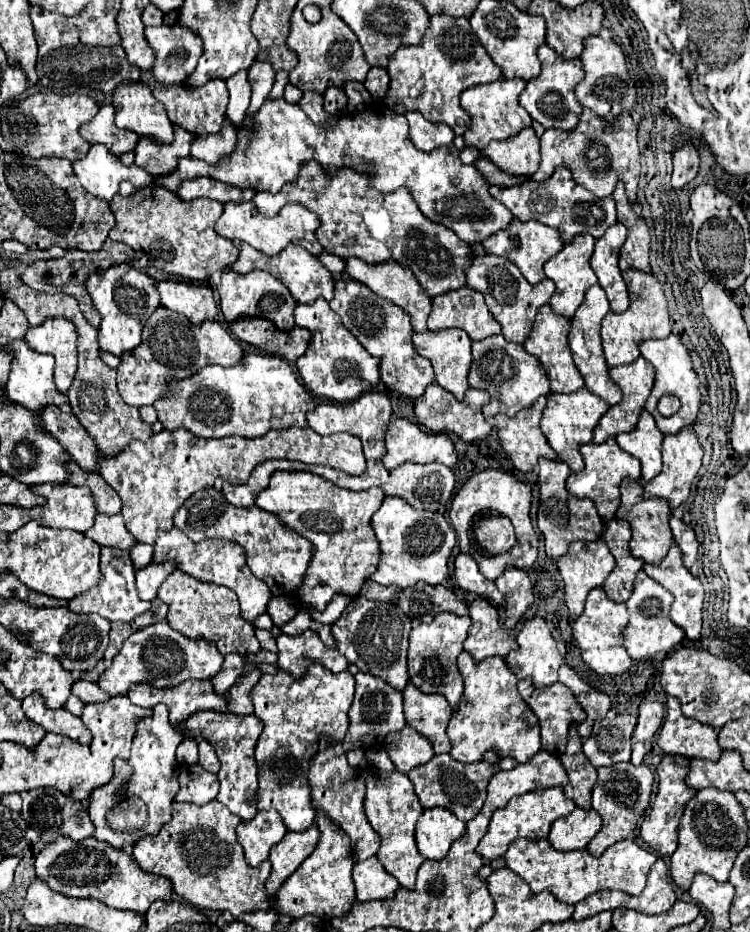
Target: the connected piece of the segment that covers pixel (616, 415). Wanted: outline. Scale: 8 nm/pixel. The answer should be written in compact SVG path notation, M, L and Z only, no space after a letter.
M640 356L638 360L634 360L630 364L622 364L622 366L610 368L610 378L620 386L622 400L618 404L610 406L608 412L600 418L600 422L598 422L596 430L594 430L594 442L596 444L602 444L602 442L606 442L608 438L612 438L616 434L630 432L636 426L638 416L640 416L640 412L644 408L644 402L650 396L650 390L652 390L652 384L654 384L654 368L650 366L650 362L646 362L646 358Z

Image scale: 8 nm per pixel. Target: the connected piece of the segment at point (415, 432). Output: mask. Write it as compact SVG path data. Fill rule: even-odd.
M406 418L390 420L386 430L386 456L382 458L386 468L396 468L404 462L440 462L452 468L456 460L458 458L450 436L428 434Z

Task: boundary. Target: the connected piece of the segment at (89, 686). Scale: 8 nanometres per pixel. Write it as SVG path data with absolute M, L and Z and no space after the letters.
M76 680L74 686L72 686L72 692L74 692L76 696L80 696L86 704L88 704L88 702L106 702L106 700L110 700L110 696L108 696L104 690L100 690L100 686L98 686L96 682Z

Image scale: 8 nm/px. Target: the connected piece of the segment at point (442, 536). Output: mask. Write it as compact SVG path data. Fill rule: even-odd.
M386 496L380 510L372 516L372 530L380 542L380 564L372 574L372 580L382 586L408 588L418 580L428 584L440 584L448 574L448 558L456 544L452 526L440 512L414 510L402 498Z

